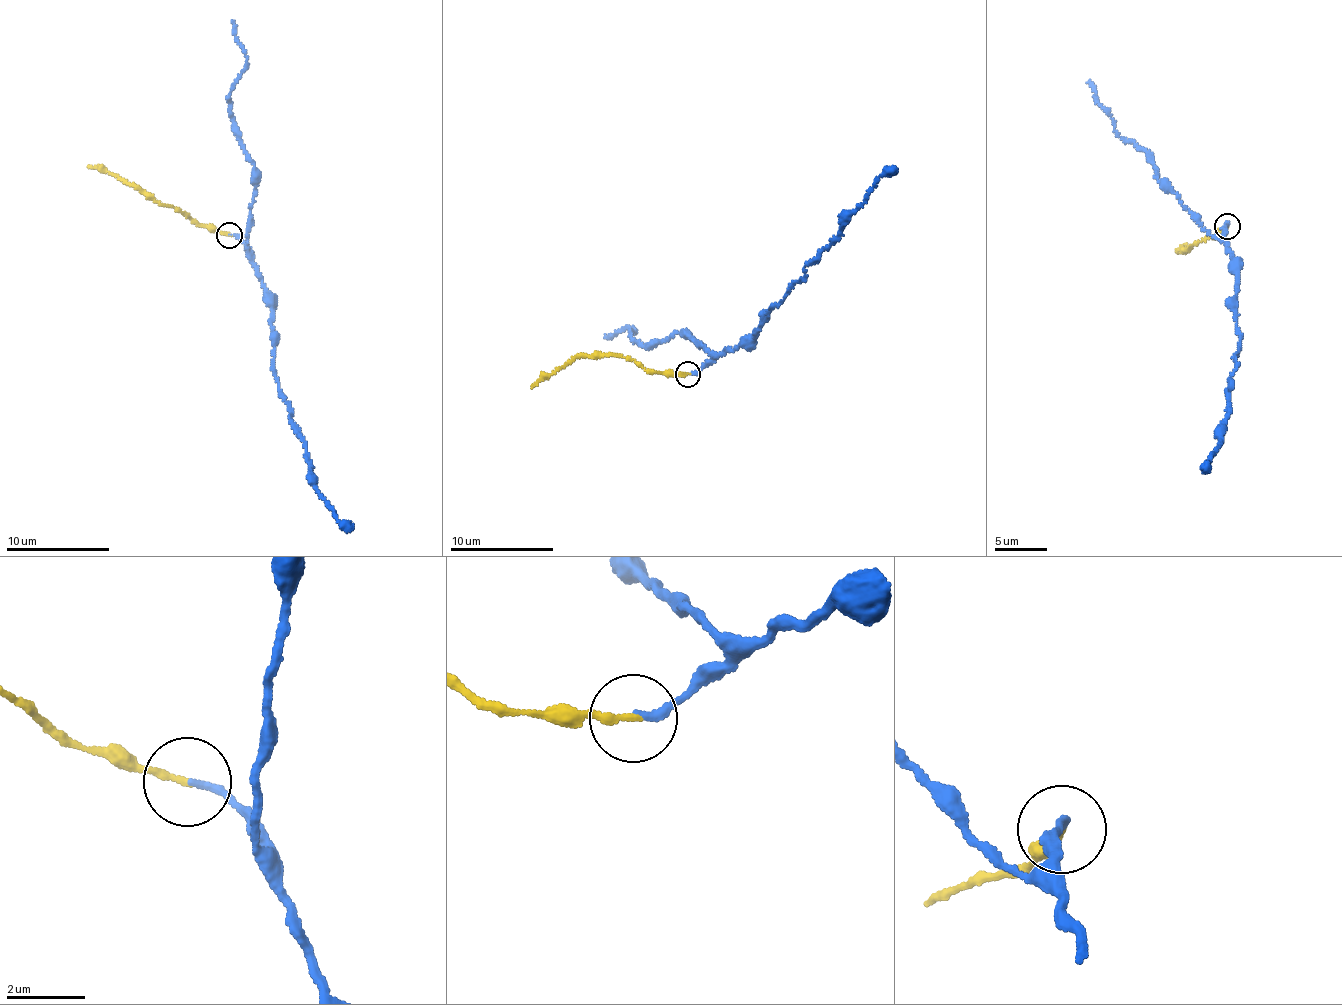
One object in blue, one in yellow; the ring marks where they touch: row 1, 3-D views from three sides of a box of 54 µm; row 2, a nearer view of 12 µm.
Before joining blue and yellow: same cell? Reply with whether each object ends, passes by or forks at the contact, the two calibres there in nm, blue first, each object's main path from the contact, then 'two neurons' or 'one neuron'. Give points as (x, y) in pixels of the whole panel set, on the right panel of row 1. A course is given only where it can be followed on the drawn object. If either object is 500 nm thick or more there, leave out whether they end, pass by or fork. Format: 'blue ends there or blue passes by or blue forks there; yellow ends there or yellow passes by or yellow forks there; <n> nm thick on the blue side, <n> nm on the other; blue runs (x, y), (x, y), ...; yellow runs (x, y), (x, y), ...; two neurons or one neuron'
blue ends there; yellow ends there; 170 nm thick on the blue side, 200 nm on the other; blue runs (1226, 226), (1224, 244), (1236, 273), (1238, 356), (1222, 441), (1206, 466); yellow runs (1226, 226), (1216, 239), (1193, 244), (1189, 251), (1177, 252), (1192, 248); one neuron

